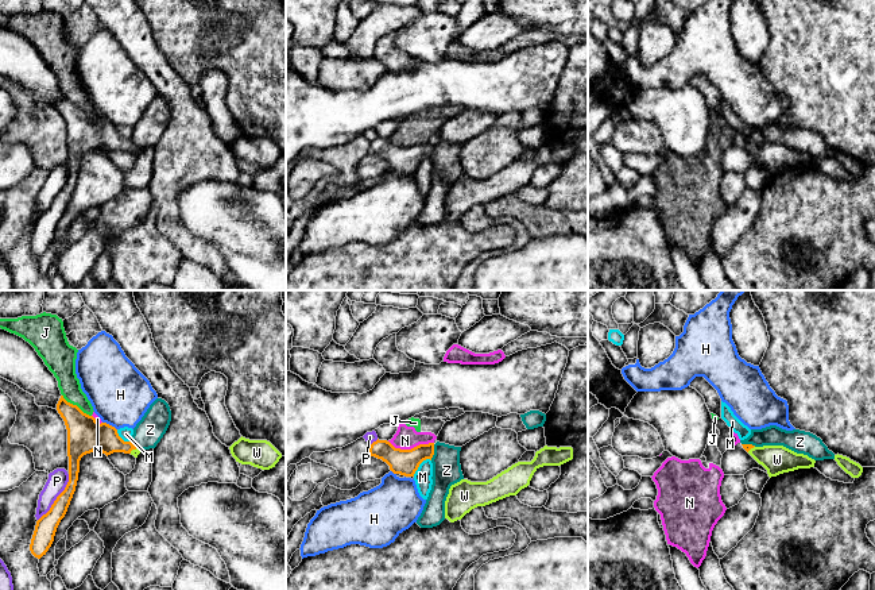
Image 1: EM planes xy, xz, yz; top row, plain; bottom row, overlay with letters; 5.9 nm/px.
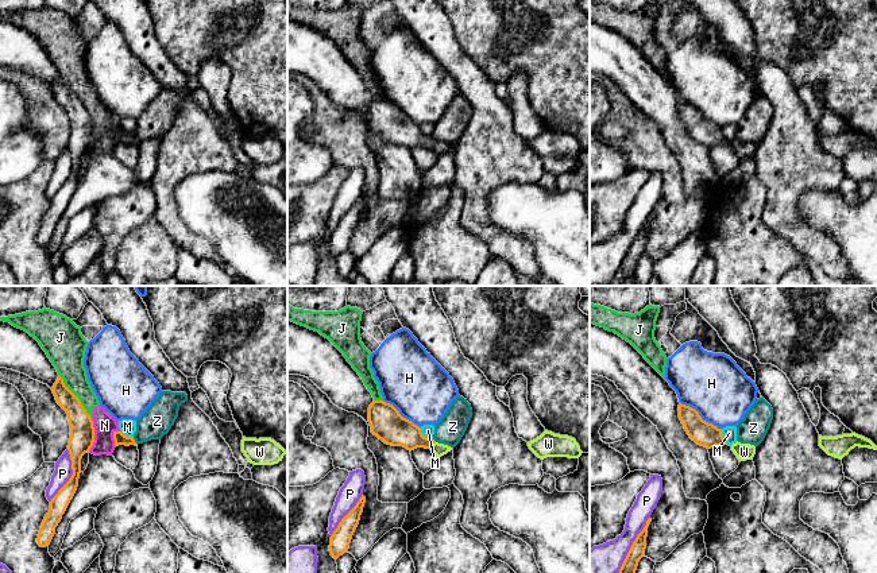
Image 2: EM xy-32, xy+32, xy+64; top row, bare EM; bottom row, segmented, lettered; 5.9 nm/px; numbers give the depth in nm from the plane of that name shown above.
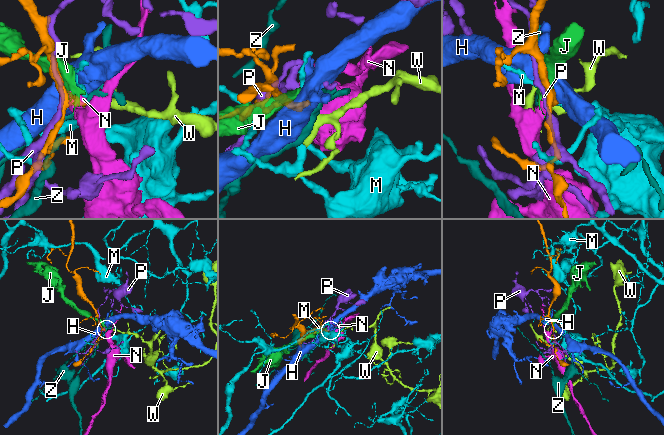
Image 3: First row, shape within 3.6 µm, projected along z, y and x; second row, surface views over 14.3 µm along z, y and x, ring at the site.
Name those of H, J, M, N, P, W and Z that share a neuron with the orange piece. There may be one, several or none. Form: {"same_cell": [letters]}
{"same_cell": ["W"]}

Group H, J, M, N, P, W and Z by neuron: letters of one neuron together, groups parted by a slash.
H / J N / M / P / W / Z

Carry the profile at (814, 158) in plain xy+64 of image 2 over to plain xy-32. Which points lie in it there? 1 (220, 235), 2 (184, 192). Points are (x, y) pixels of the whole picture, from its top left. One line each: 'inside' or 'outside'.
1: outside
2: outside

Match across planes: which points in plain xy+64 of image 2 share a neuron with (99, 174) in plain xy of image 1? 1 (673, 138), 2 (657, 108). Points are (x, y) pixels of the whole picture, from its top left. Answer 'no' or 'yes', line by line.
1: yes
2: yes

